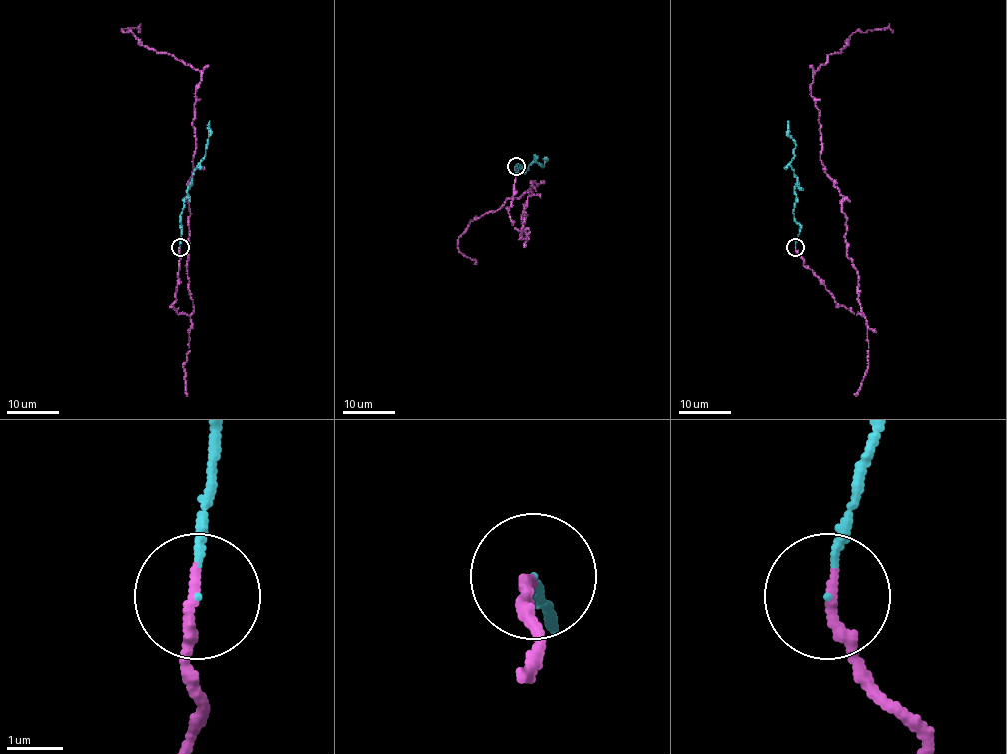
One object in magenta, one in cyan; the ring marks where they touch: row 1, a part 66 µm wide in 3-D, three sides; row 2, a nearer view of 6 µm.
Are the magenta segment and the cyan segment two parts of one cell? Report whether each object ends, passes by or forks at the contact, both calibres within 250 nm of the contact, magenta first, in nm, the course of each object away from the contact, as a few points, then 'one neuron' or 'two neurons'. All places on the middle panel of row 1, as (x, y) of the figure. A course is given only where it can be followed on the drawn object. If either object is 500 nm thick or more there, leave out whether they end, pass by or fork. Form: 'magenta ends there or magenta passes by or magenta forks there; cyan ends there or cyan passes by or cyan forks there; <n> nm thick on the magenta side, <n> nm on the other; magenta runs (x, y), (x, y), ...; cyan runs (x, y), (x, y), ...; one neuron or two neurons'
magenta ends there; cyan ends there; 220 nm thick on the magenta side, 80 nm on the other; magenta runs (516, 166), (508, 210), (514, 227), (530, 231), (522, 224), (531, 182), (458, 238), (474, 264); cyan runs (516, 166), (517, 171), (518, 164), (529, 167), (535, 161), (543, 166), (545, 158); one neuron

